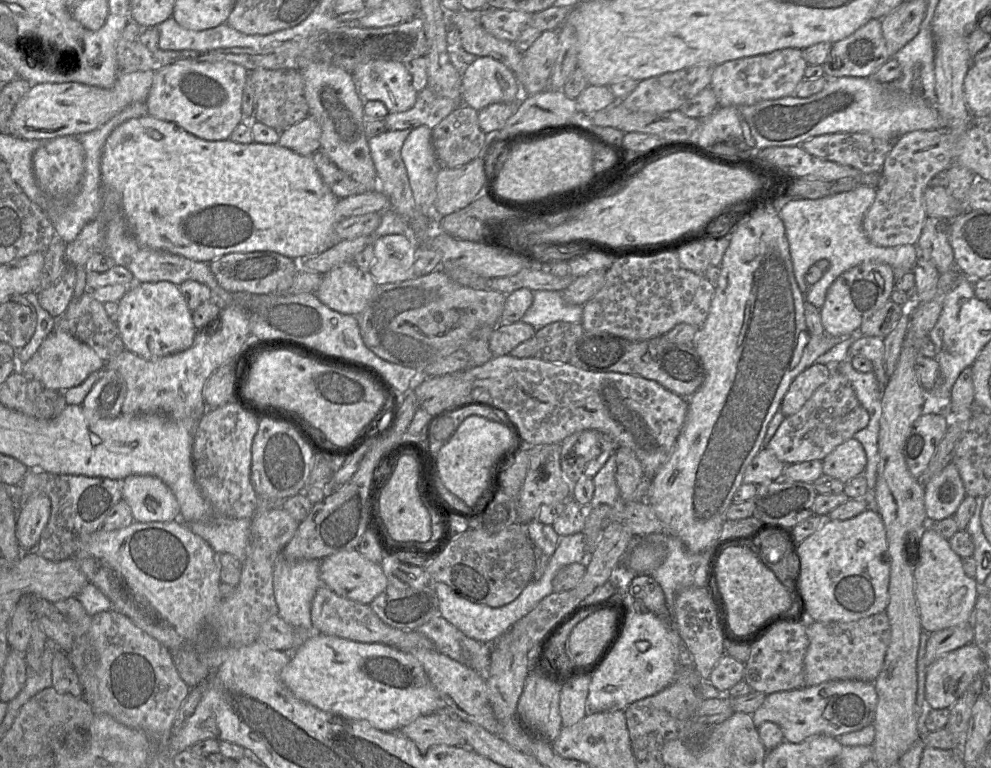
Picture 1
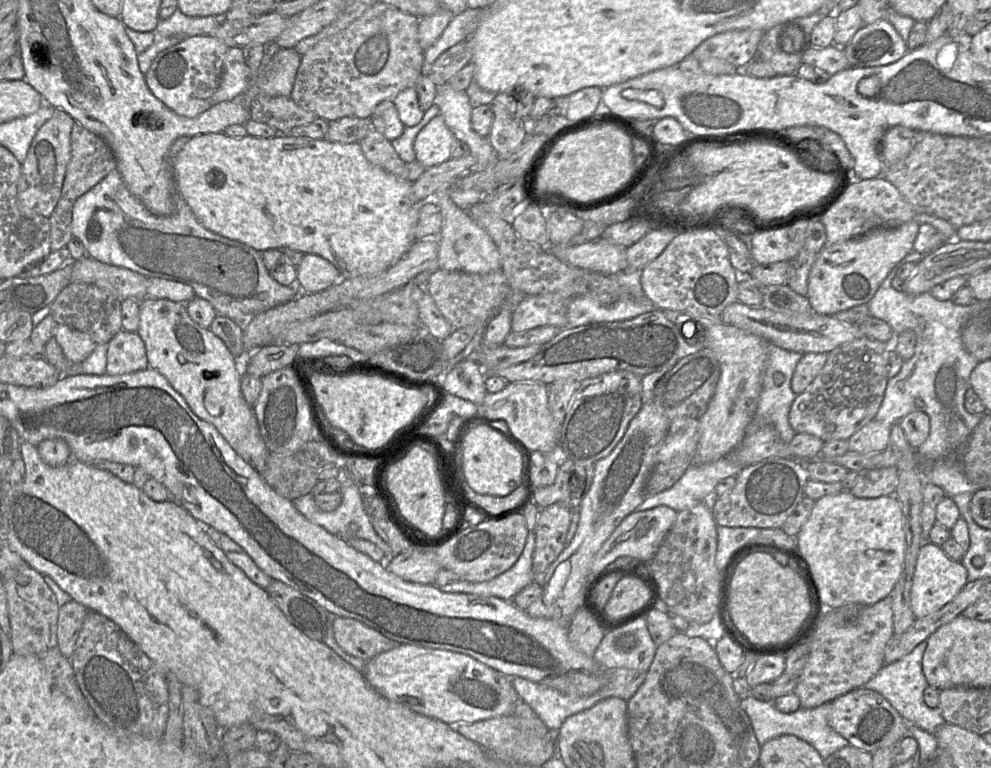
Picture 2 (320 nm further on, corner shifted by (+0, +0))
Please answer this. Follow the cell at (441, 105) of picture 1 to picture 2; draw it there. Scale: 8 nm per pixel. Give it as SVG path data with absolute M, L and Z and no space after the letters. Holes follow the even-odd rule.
M344 117L329 122L324 139L342 144L358 143L373 129L370 118Z

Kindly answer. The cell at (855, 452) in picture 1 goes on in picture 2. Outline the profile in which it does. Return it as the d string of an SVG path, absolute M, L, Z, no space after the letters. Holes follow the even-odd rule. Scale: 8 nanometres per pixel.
M873 419L848 439L848 451L868 454L890 448L890 431L891 426Z

